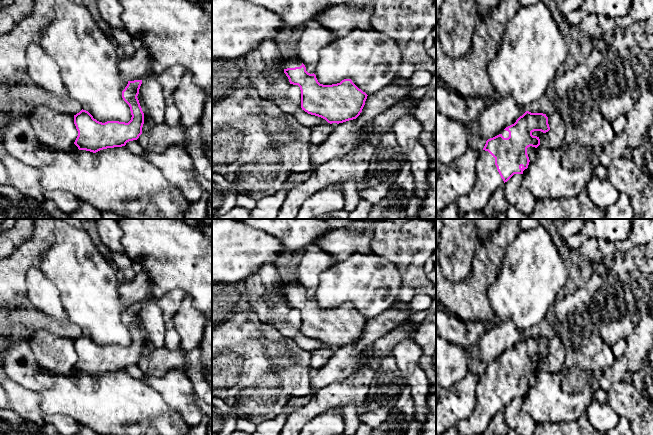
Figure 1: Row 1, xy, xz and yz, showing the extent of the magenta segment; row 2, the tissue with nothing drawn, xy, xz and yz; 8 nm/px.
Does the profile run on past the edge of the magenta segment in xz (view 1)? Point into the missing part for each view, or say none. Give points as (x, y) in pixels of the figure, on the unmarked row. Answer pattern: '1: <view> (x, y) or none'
1: xz (291, 285)

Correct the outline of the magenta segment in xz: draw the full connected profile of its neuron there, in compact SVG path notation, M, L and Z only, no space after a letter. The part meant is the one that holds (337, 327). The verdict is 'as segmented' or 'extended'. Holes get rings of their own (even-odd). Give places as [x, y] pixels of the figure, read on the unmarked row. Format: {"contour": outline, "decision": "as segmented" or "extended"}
{"contour": "M289 279L283 284L284 297L290 308L298 309L301 314L301 332L311 339L325 343L328 347L343 347L356 343L365 329L367 318L359 313L351 303L344 303L332 309L320 308L316 299L306 295L305 289L296 279Z", "decision": "extended"}

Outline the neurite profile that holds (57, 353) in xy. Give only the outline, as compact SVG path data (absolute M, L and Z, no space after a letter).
M40 329L30 333L28 340L41 367L63 374L73 370L78 355L72 338Z

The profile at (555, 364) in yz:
M558 336L546 340L548 341L550 354L546 357L534 355L532 359L540 363L540 369L561 372L565 361L565 348Z

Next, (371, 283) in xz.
M357 252L321 274L314 298L323 309L351 303L372 319L394 305L401 288L401 275L394 263L374 253Z

